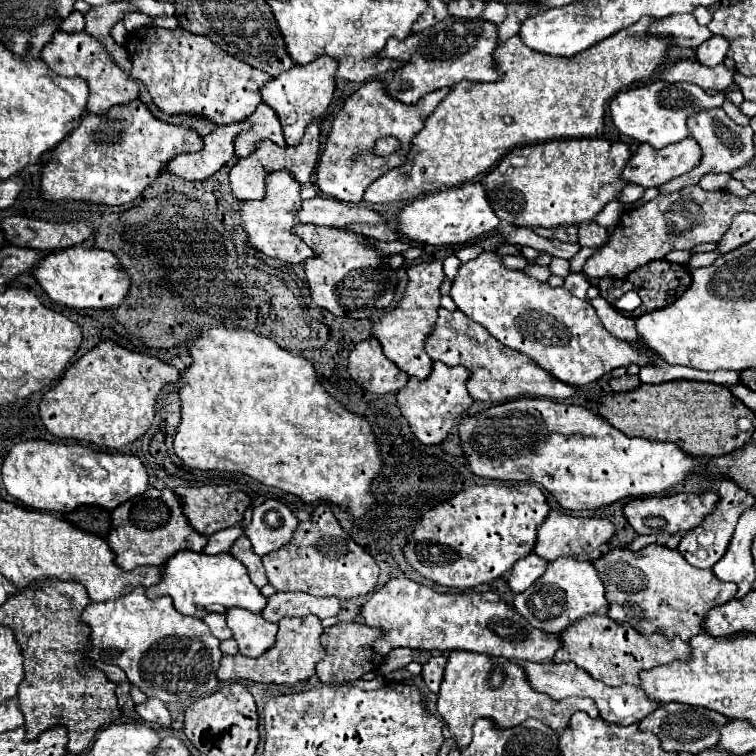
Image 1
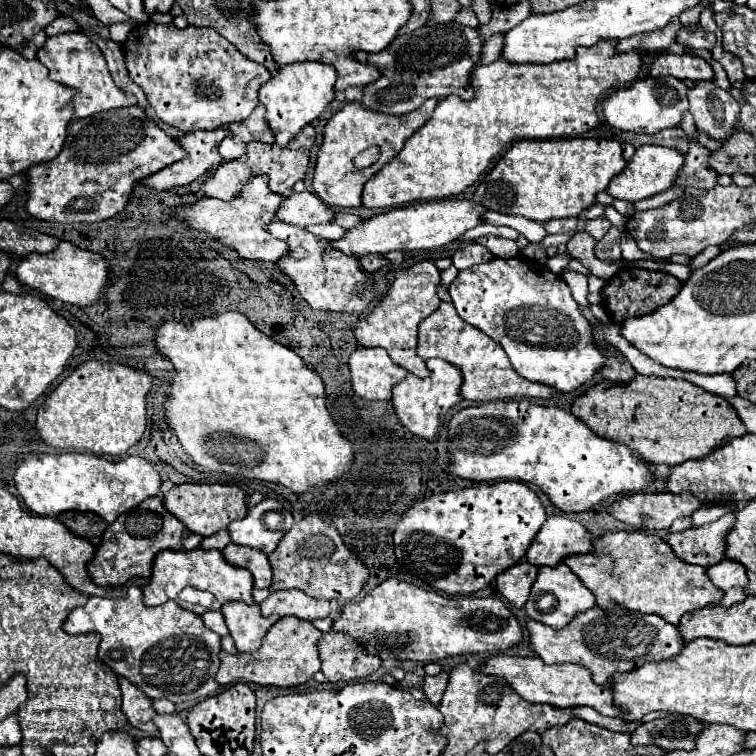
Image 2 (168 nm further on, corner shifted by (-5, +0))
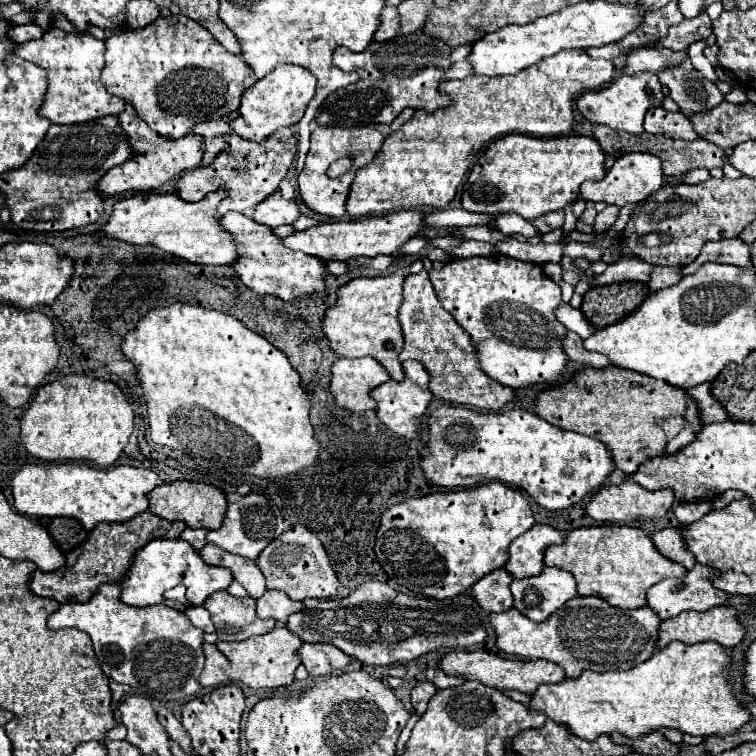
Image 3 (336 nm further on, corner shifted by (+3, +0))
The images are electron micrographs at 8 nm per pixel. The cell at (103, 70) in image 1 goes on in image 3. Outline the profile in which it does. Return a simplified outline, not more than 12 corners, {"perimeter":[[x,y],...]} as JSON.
{"perimeter":[[60,28],[14,54],[46,70],[52,124],[118,116],[104,42]]}

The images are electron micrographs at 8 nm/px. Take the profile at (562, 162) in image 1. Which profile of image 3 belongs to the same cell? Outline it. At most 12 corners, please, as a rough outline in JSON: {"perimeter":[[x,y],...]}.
{"perimeter":[[588,136],[494,140],[462,208],[534,220],[602,180]]}

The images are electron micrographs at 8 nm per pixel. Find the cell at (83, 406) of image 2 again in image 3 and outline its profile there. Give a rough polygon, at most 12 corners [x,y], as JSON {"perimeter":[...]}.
{"perimeter":[[44,384],[20,420],[42,462],[112,466],[134,430],[122,390]]}

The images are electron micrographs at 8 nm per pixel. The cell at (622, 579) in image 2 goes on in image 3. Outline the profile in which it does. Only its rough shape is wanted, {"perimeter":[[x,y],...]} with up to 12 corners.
{"perimeter":[[634,526],[568,530],[544,564],[580,596],[646,606],[646,590],[686,568]]}

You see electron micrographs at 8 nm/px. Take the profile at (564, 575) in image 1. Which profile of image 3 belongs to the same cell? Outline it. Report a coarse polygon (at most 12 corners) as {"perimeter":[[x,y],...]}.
{"perimeter":[[544,568],[512,580],[514,608],[544,622],[578,596],[570,572]]}

